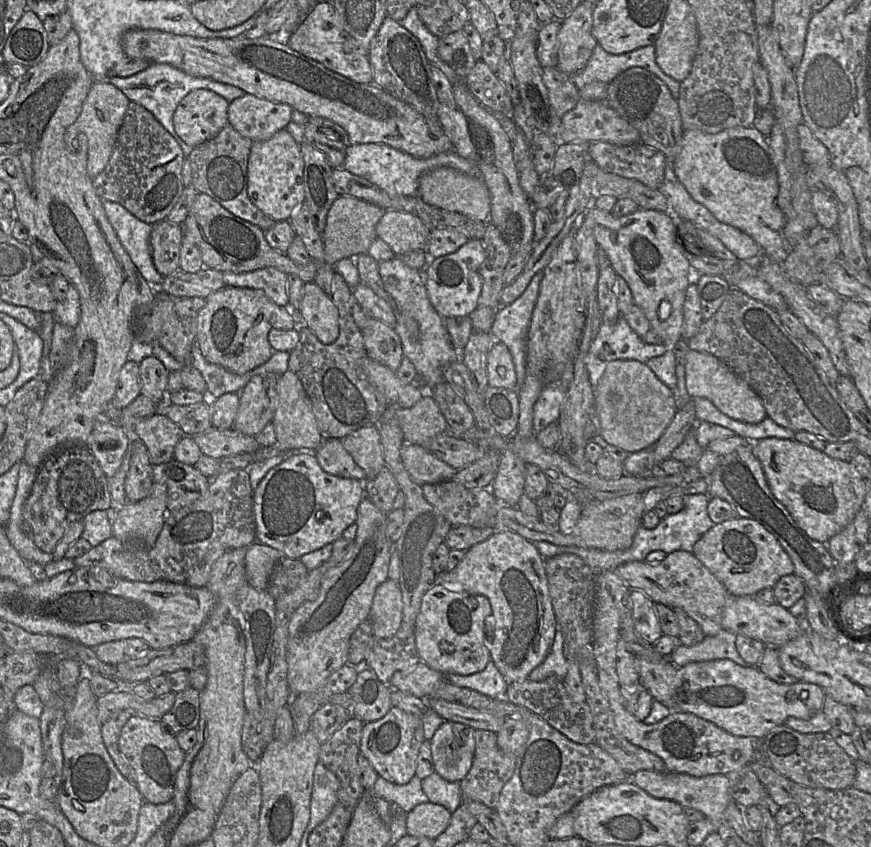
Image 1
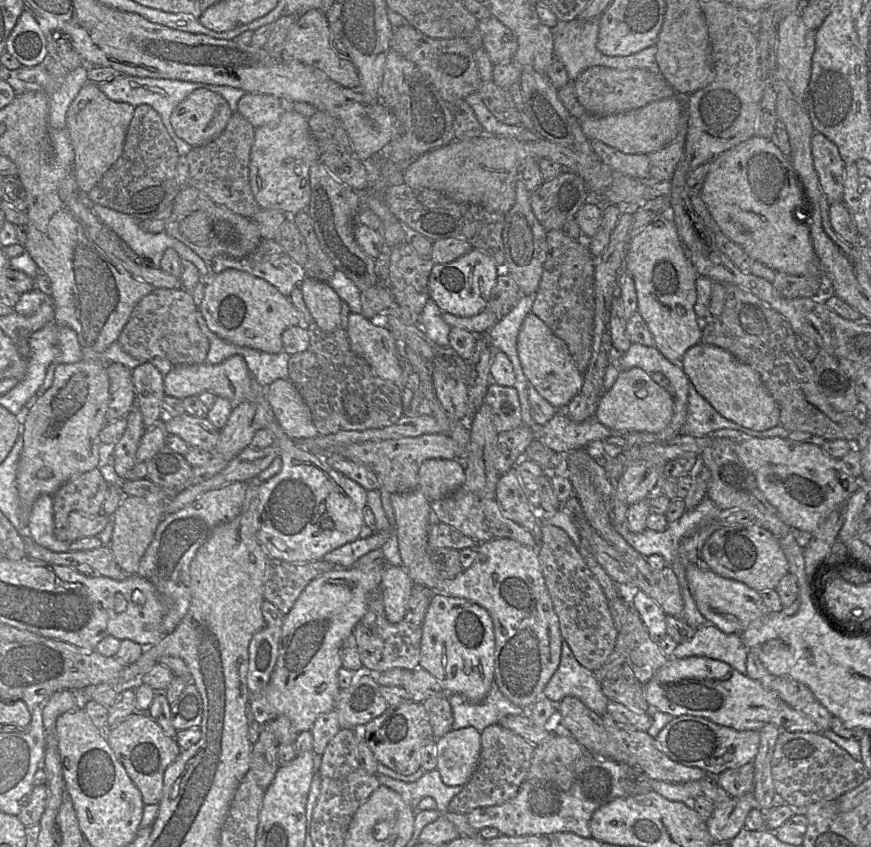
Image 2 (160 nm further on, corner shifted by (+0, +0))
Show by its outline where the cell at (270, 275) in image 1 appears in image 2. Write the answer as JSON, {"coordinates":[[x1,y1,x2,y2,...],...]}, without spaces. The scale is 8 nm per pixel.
{"coordinates":[[262,239,257,249,243,258,235,259,227,256,217,256,210,262,212,276,227,269,247,272,255,277,262,278,276,287,281,294,289,297,293,289,300,285,306,278,305,268,295,262,273,239]]}

